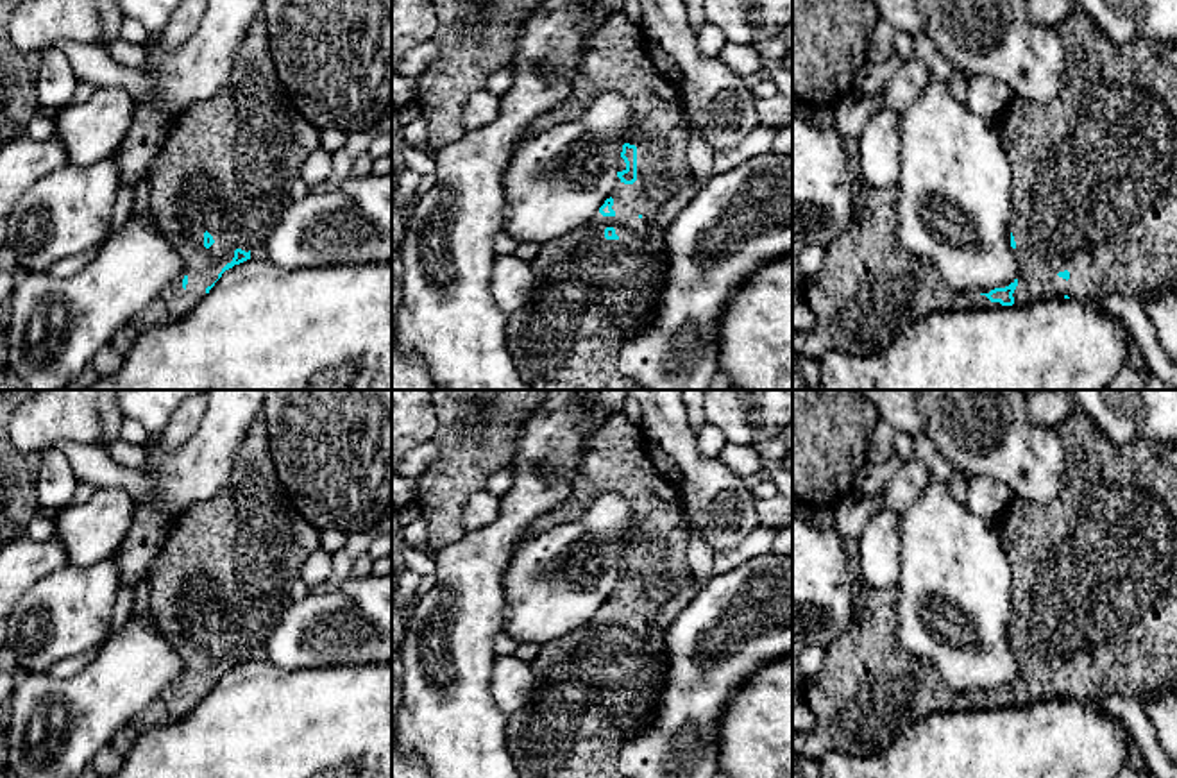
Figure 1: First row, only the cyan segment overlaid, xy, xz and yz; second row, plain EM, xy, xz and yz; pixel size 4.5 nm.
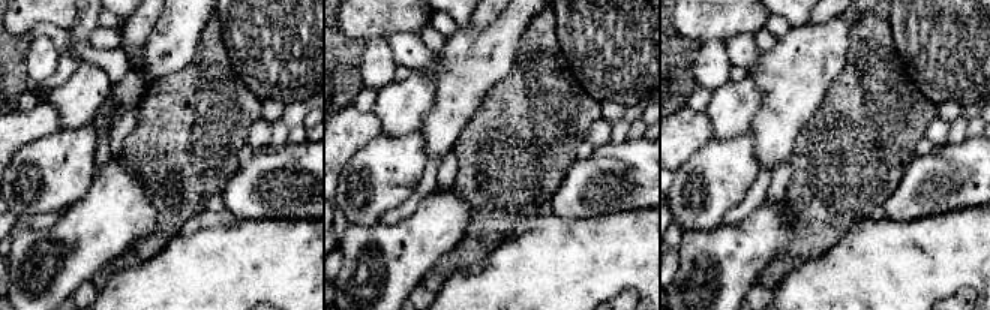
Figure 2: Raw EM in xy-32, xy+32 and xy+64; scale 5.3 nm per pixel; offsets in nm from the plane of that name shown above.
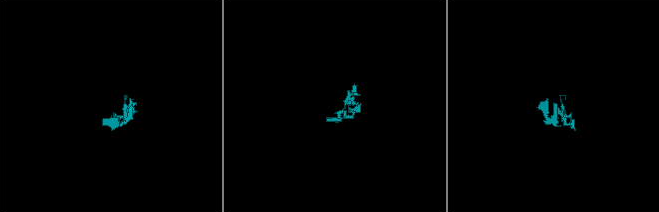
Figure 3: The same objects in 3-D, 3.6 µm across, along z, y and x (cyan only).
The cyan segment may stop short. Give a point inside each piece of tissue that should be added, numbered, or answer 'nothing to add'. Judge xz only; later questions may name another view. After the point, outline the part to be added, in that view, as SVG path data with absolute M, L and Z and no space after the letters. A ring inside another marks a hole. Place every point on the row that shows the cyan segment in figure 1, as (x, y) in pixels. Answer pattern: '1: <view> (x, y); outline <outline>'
1: xz (591, 294); outline M624 13L608 18L583 48L574 91L540 114L524 131L524 138L578 120L608 91L622 95L637 120L622 140L622 145L637 147L637 181L614 184L614 216L596 211L571 234L542 243L529 261L535 275L533 295L524 309L510 315L506 342L517 372L533 390L640 390L619 372L619 352L656 315L667 261L664 236L656 231L656 213L689 179L689 127L680 89L656 72L640 25Z

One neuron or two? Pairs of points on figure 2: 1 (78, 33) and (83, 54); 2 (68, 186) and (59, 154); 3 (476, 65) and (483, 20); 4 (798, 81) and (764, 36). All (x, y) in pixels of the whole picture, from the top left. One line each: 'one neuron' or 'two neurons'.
1: two neurons
2: one neuron
3: two neurons
4: two neurons

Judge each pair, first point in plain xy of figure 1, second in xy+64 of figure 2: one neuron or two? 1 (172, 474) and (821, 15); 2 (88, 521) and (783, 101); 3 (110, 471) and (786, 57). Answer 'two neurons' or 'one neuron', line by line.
1: two neurons
2: two neurons
3: two neurons

